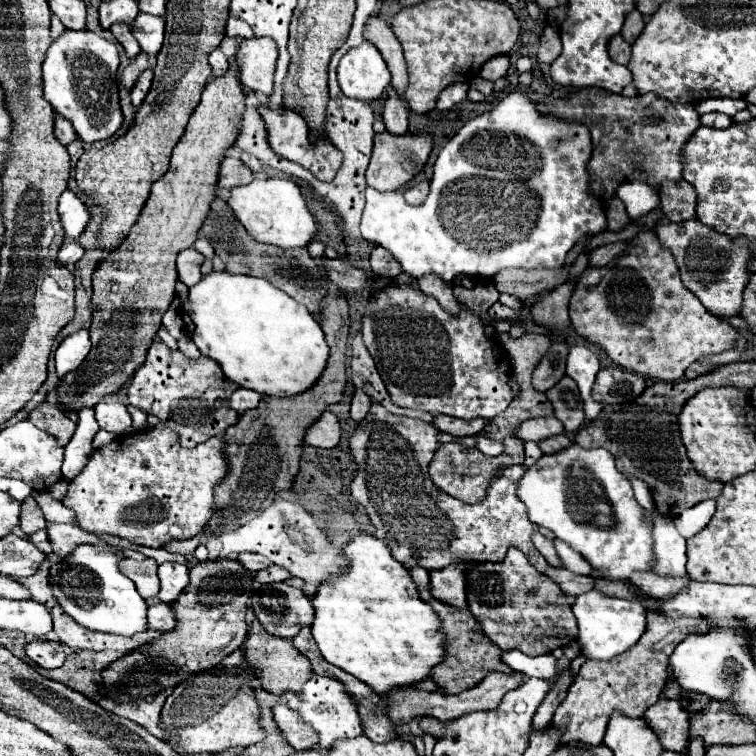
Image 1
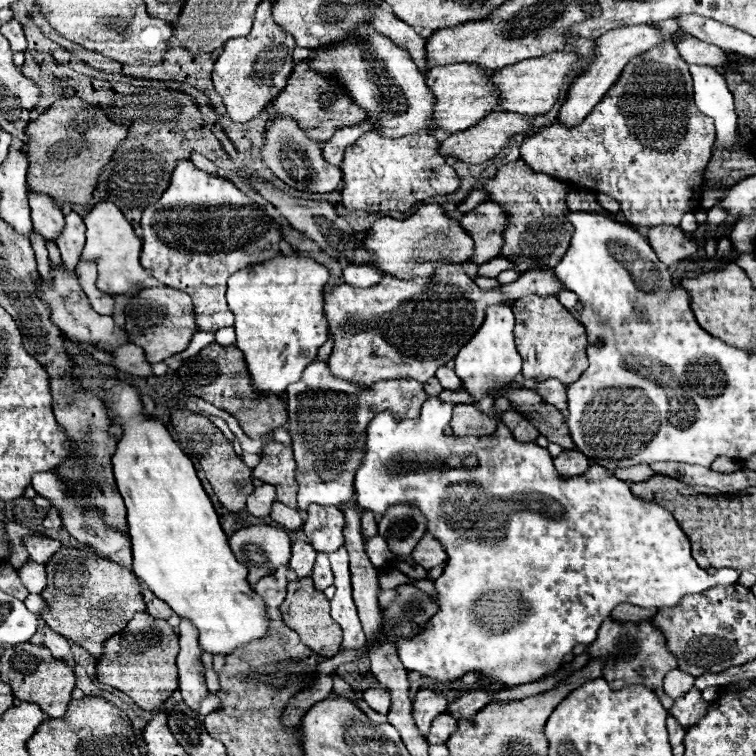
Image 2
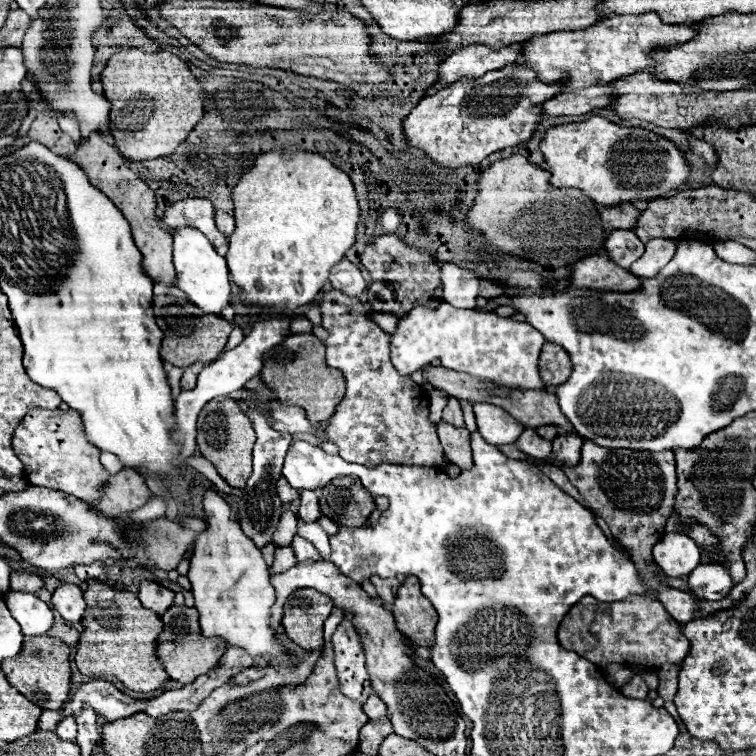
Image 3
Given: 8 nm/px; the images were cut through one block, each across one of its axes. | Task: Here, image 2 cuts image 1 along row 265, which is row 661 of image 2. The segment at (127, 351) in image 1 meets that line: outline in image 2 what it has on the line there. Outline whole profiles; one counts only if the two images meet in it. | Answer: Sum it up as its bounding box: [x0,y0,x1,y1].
[96,612,178,710]

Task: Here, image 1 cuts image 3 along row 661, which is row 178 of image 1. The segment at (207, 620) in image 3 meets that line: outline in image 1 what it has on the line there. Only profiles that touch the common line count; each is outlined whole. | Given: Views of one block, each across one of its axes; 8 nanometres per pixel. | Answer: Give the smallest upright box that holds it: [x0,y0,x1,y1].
[226,178,318,248]

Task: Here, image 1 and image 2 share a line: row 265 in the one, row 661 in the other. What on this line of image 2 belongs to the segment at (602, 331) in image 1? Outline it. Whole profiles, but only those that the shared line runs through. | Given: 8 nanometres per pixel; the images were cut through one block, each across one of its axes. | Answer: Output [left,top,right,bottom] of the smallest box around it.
[588,618,676,690]

